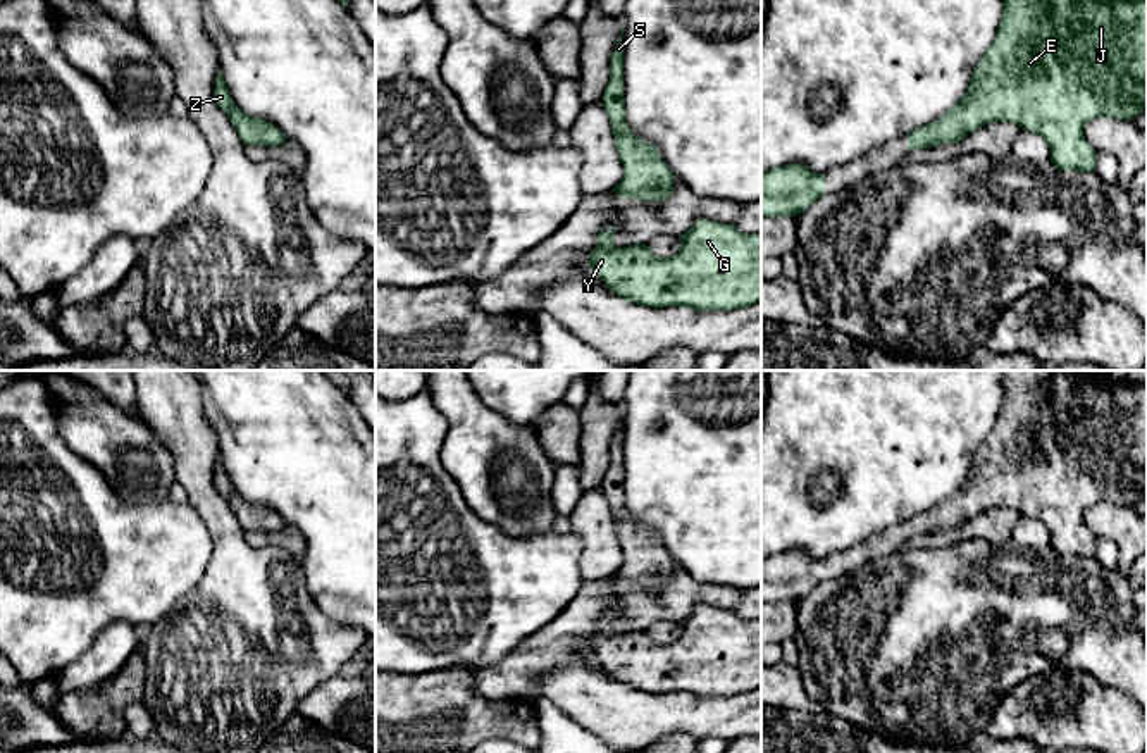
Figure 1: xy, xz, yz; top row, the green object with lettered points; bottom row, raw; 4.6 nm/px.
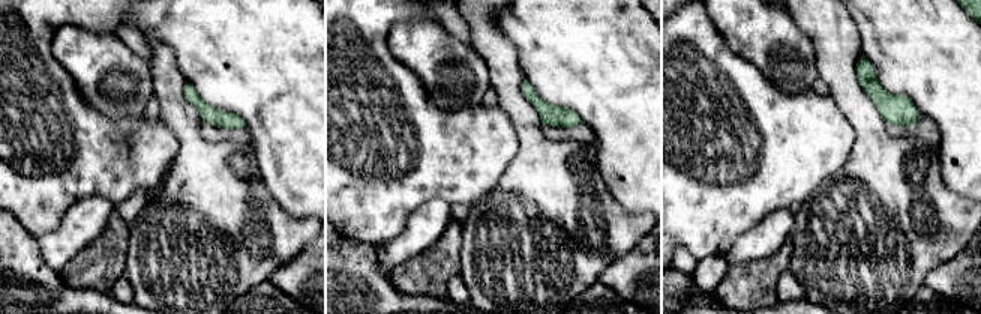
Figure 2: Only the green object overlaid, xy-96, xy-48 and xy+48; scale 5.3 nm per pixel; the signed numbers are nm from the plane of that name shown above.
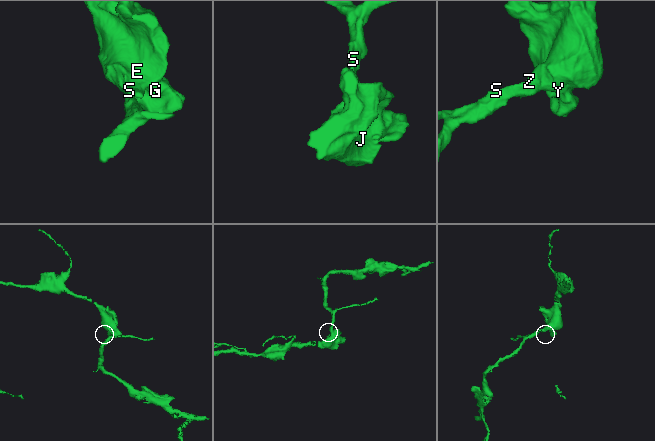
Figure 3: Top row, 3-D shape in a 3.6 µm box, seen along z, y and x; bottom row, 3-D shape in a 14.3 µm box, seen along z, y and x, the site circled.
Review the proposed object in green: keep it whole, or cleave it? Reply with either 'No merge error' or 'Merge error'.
No merge error

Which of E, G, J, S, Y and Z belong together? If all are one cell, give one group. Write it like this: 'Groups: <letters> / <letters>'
Groups: E G J S Y Z

